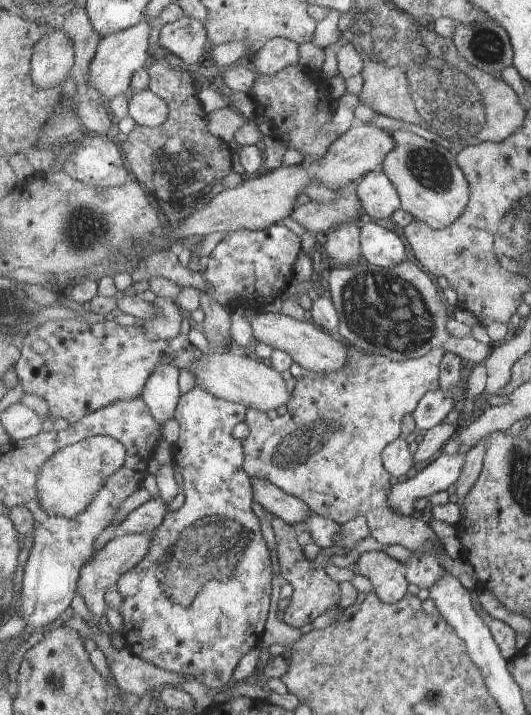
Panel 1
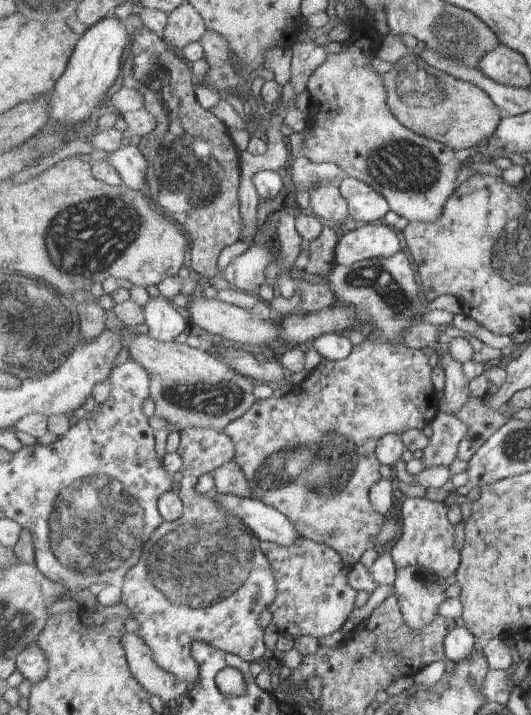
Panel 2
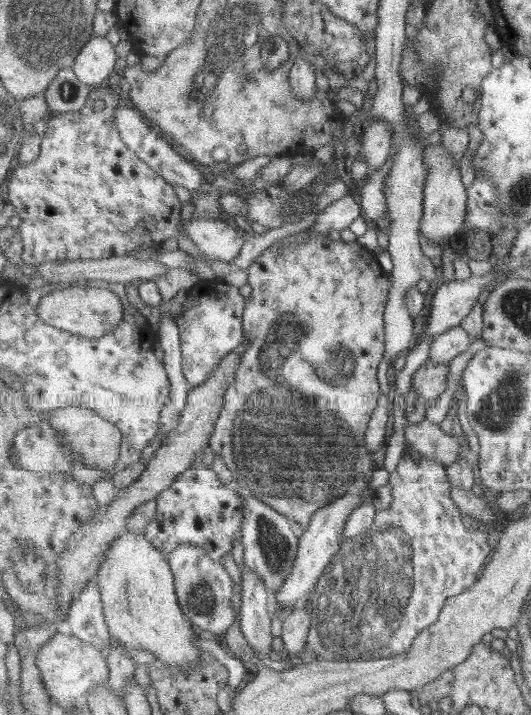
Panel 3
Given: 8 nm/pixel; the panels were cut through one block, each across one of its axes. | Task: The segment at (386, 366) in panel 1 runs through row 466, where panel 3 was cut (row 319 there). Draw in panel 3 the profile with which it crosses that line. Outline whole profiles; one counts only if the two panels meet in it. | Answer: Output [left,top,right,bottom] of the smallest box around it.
[210,227,392,526]

